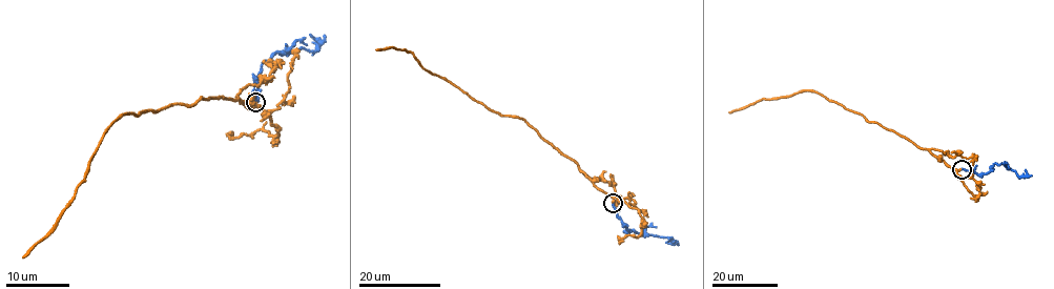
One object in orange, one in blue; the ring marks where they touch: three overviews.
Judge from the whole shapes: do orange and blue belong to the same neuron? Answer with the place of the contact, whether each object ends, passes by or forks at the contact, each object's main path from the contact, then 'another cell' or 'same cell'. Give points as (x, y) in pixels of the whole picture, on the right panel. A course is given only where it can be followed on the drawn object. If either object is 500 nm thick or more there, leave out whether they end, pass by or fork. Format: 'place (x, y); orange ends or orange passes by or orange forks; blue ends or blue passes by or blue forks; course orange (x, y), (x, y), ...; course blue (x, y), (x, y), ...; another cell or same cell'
place (962, 169); orange ends; blue ends; course orange (960, 169), (951, 167), (927, 149), (817, 91), (808, 89), (763, 99), (728, 112); course blue (962, 169), (978, 174), (990, 170), (995, 163), (1004, 164), (1018, 176), (1031, 176); same cell

